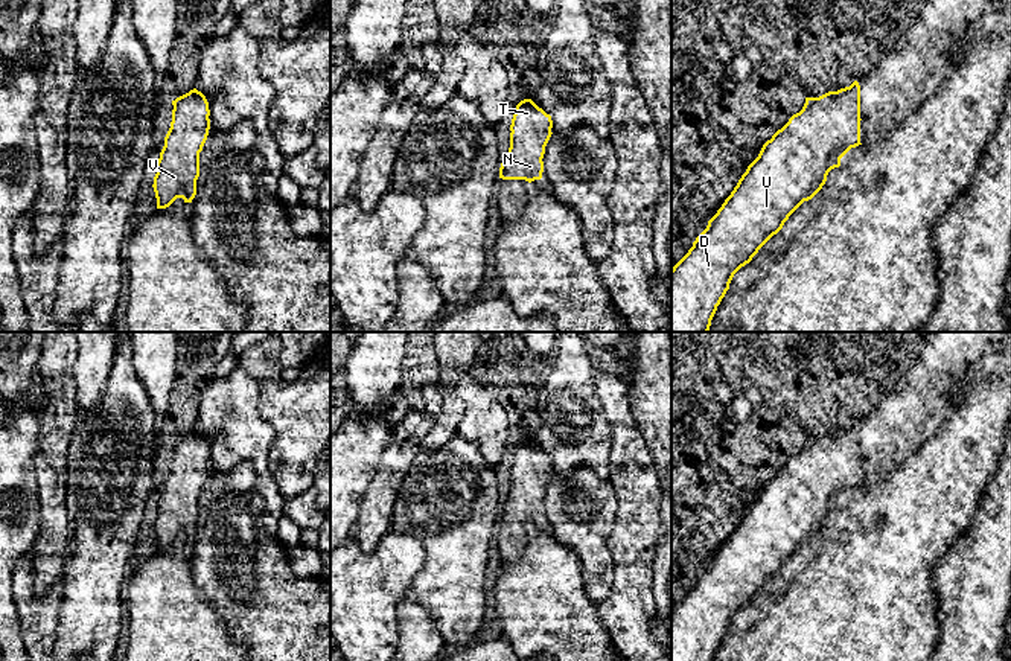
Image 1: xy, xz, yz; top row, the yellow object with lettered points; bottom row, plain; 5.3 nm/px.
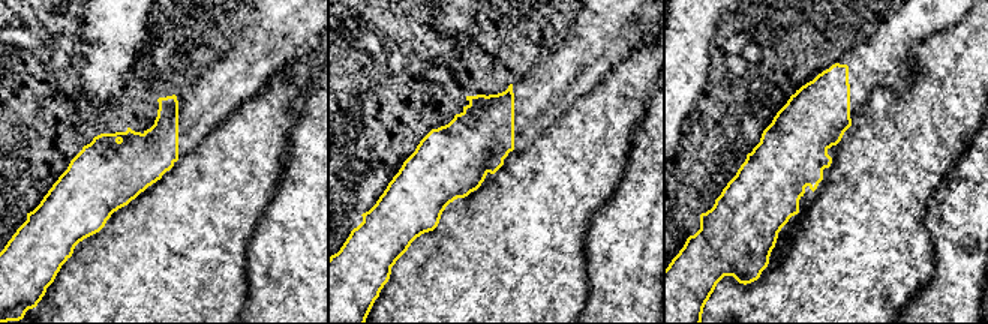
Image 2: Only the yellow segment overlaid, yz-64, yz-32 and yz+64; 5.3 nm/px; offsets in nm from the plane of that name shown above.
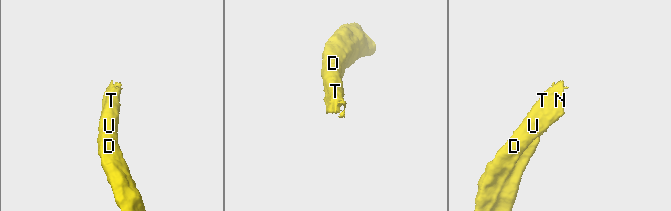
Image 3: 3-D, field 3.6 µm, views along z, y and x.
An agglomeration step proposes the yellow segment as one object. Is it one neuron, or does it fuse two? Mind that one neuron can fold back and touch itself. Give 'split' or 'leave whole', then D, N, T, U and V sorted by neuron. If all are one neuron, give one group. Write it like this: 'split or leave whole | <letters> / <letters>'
leave whole | D N T U V

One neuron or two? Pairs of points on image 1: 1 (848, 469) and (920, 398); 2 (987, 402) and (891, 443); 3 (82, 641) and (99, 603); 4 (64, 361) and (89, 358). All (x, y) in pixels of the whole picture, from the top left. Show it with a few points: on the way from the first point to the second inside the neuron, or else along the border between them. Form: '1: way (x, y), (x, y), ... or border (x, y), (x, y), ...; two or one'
1: way (862, 453), (902, 416); one
2: border (964, 390), (964, 396), (943, 425), (920, 447); two
3: way (82, 632), (89, 623), (90, 613); one
4: border (78, 348), (73, 366), (76, 395); two

